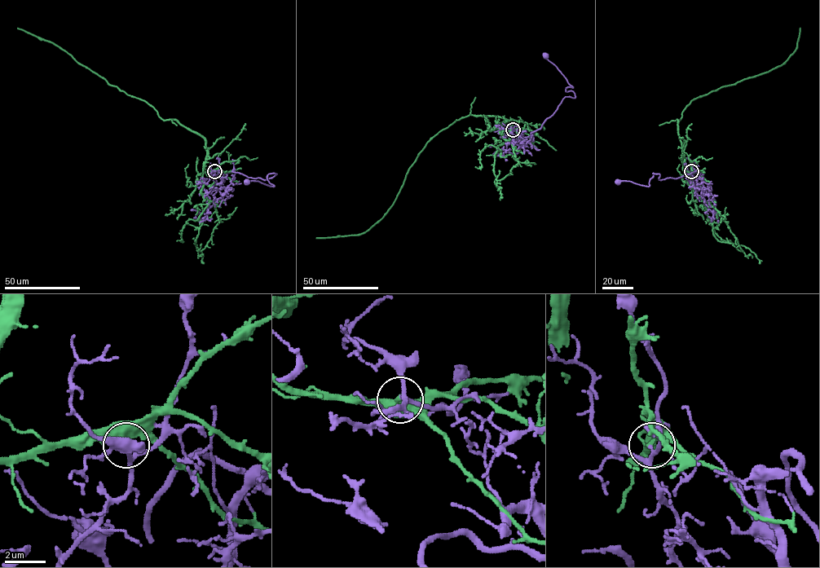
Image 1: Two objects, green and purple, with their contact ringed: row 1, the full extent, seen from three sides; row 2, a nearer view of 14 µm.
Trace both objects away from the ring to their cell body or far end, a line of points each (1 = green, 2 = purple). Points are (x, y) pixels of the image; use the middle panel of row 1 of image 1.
1: (513, 129), (502, 126), (505, 121), (501, 117), (461, 117), (426, 143), (393, 204), (369, 229), (316, 238)
2: (513, 129), (521, 137), (528, 137), (565, 97), (575, 97), (572, 91), (566, 90), (572, 86), (545, 56)

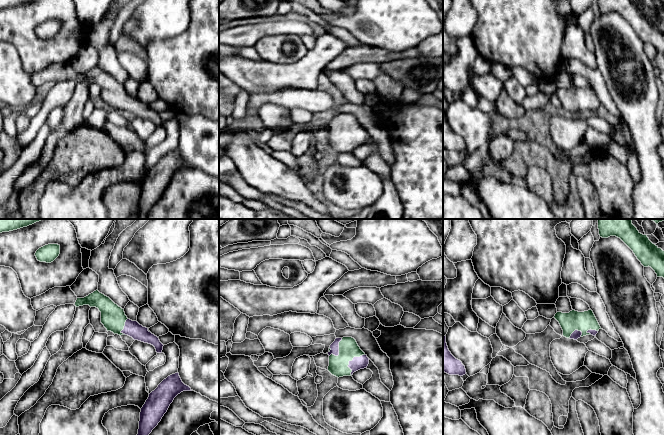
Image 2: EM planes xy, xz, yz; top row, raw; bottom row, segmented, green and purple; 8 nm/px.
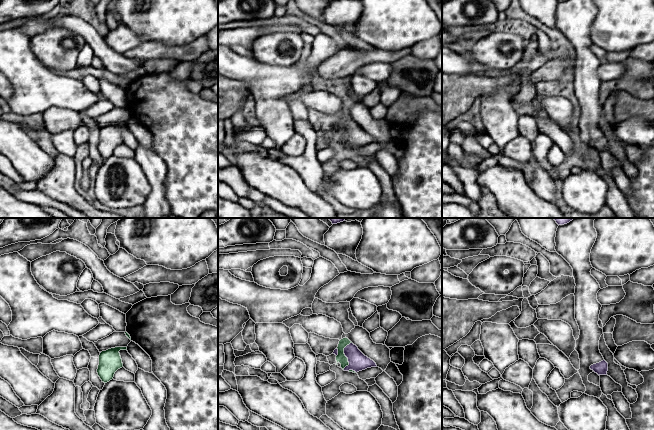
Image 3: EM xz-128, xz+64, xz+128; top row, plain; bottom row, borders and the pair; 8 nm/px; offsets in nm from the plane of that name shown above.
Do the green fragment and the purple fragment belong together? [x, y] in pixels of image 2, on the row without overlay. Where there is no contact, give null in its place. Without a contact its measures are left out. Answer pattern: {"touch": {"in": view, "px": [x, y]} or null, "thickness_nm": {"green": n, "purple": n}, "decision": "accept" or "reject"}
{"touch": {"in": "xz", "px": [350, 136]}, "thickness_nm": {"green": 160, "purple": 100}, "decision": "reject"}

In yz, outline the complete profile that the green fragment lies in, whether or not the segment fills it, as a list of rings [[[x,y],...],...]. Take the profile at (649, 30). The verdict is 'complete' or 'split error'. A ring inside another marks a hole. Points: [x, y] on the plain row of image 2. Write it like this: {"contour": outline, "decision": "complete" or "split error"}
{"contour": [[[598,0],[602,14],[616,12],[635,30],[644,43],[651,43],[657,53],[664,54],[664,27],[641,10],[633,0]]], "decision": "complete"}

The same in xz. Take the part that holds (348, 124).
{"contour": [[[343,113],[339,118],[339,131],[335,132],[331,130],[329,132],[328,147],[336,152],[352,152],[352,146],[348,143],[349,138],[354,133],[360,133],[365,129],[360,125],[356,116],[352,113]]], "decision": "complete"}

